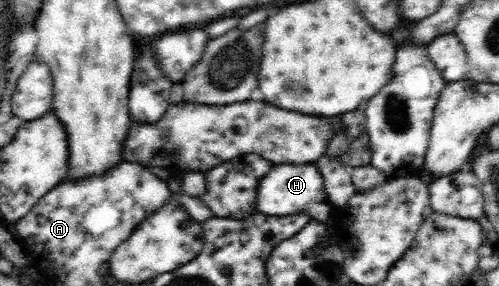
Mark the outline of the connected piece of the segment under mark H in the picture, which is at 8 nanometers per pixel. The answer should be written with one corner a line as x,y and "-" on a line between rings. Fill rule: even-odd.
274,163
259,179
257,196
252,204
252,212
265,216
287,216
299,211
311,213
311,218
325,222
334,219
336,207
327,199
327,192
319,169
314,164
294,165
293,163

